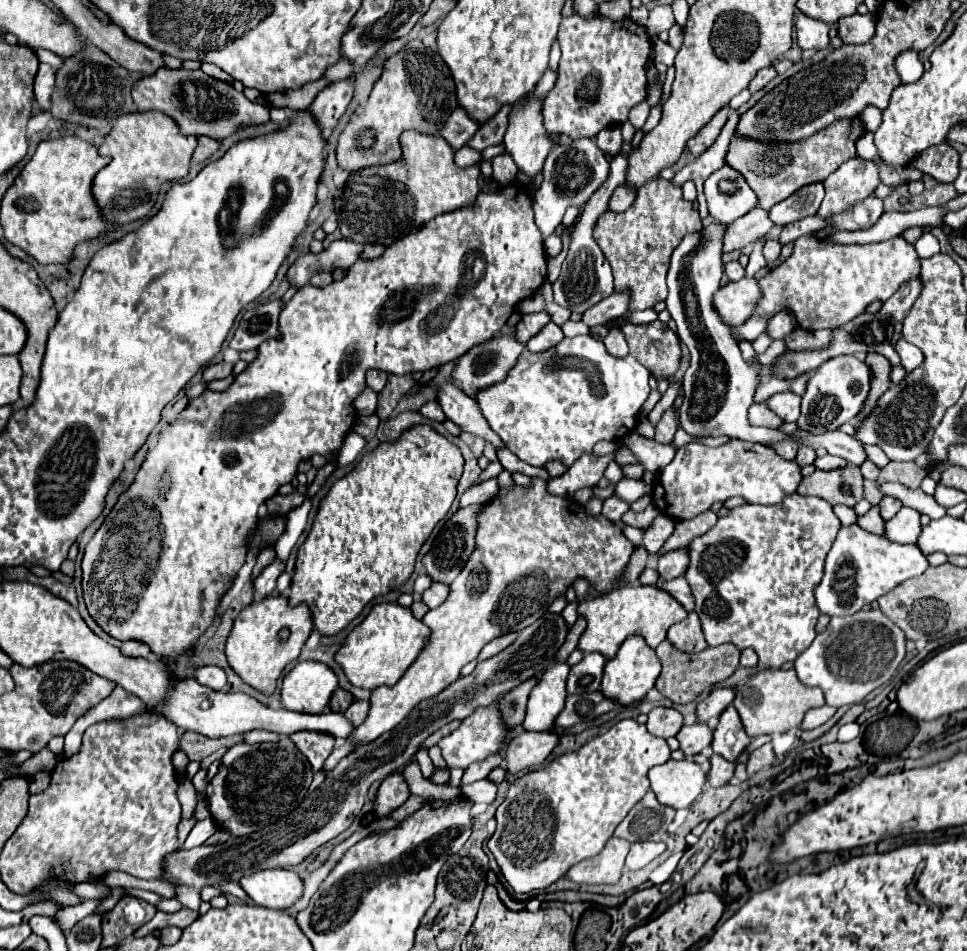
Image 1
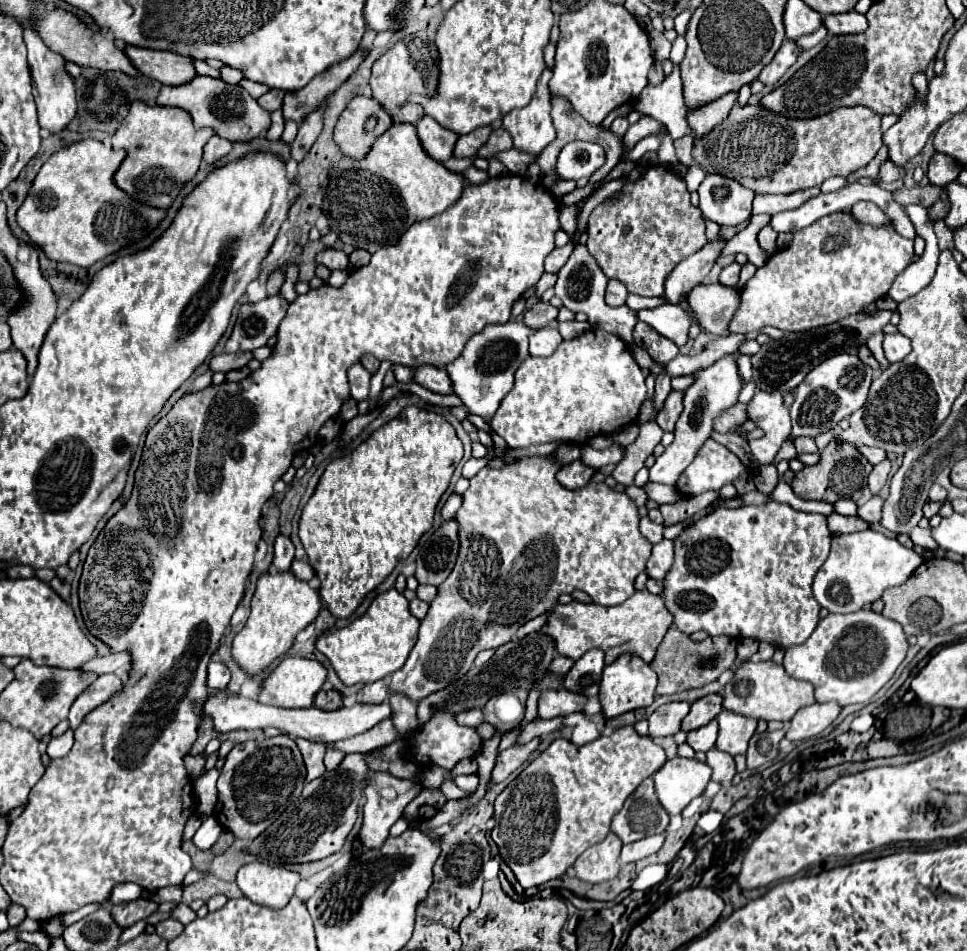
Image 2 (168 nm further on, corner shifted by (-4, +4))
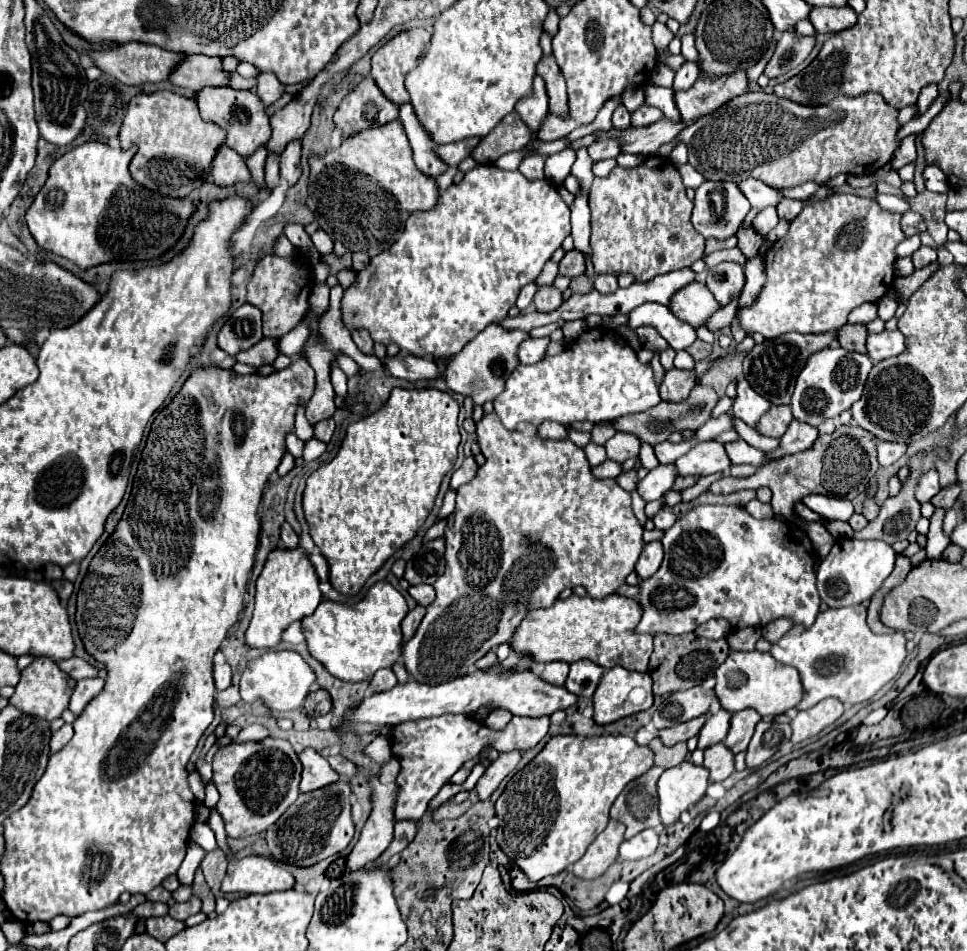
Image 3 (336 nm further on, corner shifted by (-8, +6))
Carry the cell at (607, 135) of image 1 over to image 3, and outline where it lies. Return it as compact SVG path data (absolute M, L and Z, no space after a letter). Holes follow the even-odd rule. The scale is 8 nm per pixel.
M619 105L619 107L613 111L613 127L615 127L615 129L627 129L627 127L631 127L629 111L627 111L623 105Z

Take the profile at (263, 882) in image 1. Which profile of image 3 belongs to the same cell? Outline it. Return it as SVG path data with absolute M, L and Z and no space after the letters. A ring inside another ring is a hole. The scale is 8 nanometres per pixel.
M249 855L243 859L227 859L227 875L221 883L223 893L271 893L287 891L293 887L295 879L289 871L281 869L267 857Z

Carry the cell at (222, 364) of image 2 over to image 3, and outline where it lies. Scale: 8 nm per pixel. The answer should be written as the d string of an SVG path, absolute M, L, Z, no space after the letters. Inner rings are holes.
M265 337L255 347L237 353L235 359L239 363L261 367L261 365L271 365L277 359L277 355L279 355L279 337Z

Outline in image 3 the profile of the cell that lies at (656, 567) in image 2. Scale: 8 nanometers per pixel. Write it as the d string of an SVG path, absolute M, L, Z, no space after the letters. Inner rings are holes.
M651 541L643 547L637 563L635 563L635 573L639 579L649 579L661 565L663 561L663 547L659 541Z

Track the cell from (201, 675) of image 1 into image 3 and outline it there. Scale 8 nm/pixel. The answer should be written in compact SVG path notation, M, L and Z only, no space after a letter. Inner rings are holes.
M223 663L223 665L215 665L215 669L213 669L213 677L215 677L215 687L217 687L219 691L227 689L227 687L231 685L231 667L229 667L227 663Z

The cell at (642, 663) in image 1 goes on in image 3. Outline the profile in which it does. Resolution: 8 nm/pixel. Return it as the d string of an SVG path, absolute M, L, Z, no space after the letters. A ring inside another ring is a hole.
M611 667L603 673L593 695L593 721L597 725L613 723L621 717L645 711L653 705L649 673L635 673L623 667Z

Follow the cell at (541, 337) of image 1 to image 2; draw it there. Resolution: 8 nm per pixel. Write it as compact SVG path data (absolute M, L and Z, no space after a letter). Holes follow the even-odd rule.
M555 327L539 329L529 337L529 353L537 357L547 357L559 347L561 341L561 333Z

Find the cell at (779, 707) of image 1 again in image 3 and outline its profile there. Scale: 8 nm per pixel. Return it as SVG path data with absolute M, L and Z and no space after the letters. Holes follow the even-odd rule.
M729 651L729 657L715 669L715 681L715 693L721 707L731 713L755 709L759 715L779 715L795 707L803 695L797 669L783 665L761 651Z

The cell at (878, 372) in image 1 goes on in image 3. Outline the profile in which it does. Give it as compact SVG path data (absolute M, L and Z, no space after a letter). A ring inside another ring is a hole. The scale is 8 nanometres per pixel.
M849 325L841 327L837 331L837 341L843 349L847 351L857 351L857 353L865 353L865 339L867 339L867 327L865 325Z

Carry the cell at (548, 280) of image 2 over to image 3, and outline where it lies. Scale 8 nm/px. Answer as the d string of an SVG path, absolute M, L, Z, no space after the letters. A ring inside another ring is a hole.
M574 248L569 253L565 253L565 257L561 259L561 263L559 263L559 275L575 277L575 275L581 275L581 273L585 273L585 259Z

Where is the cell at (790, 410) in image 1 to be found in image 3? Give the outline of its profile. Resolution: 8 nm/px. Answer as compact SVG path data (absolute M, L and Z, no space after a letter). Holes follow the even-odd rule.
M743 377L737 379L737 395L735 395L735 401L733 401L733 415L735 417L739 417L747 425L755 427L759 417L769 407L771 407L771 403L767 399L763 399L759 393L755 393Z

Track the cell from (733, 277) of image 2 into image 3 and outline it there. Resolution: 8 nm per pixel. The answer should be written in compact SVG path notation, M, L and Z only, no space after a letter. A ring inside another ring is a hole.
M719 263L709 269L705 283L715 301L725 307L729 301L741 295L741 289L745 285L745 273L743 267L737 263Z

